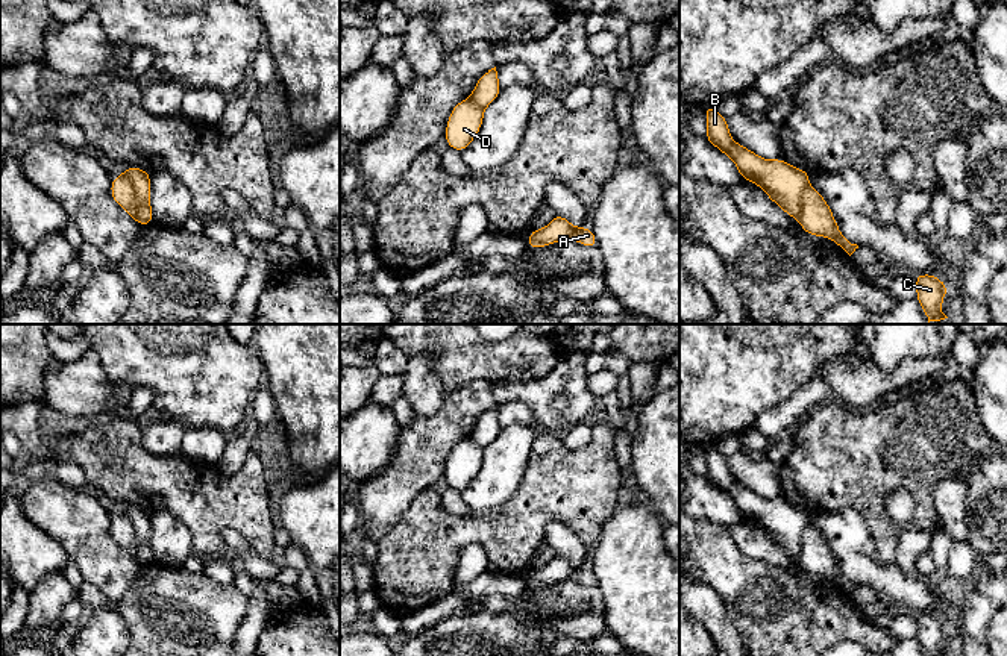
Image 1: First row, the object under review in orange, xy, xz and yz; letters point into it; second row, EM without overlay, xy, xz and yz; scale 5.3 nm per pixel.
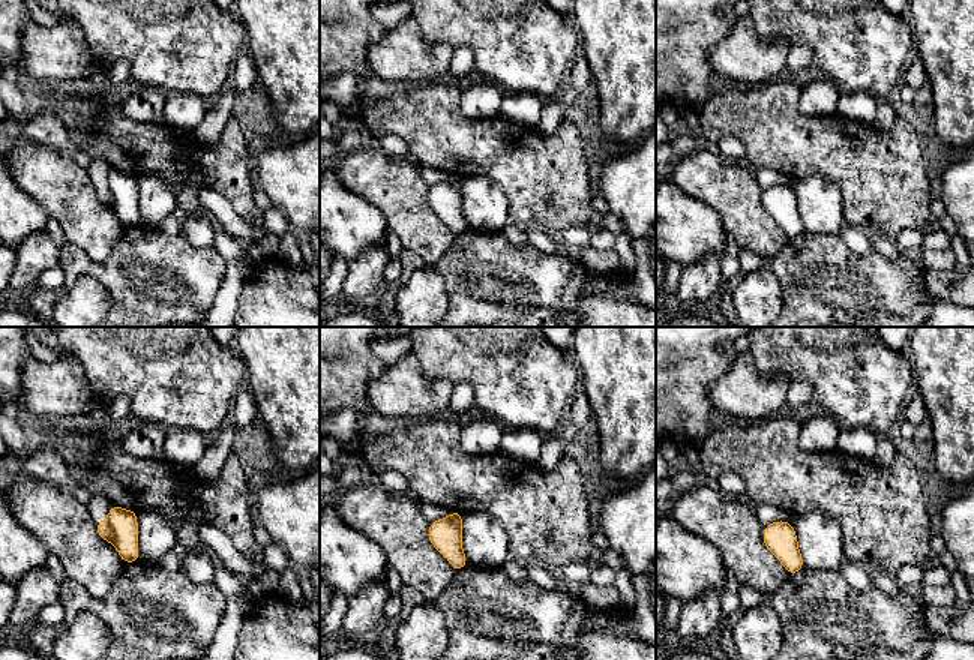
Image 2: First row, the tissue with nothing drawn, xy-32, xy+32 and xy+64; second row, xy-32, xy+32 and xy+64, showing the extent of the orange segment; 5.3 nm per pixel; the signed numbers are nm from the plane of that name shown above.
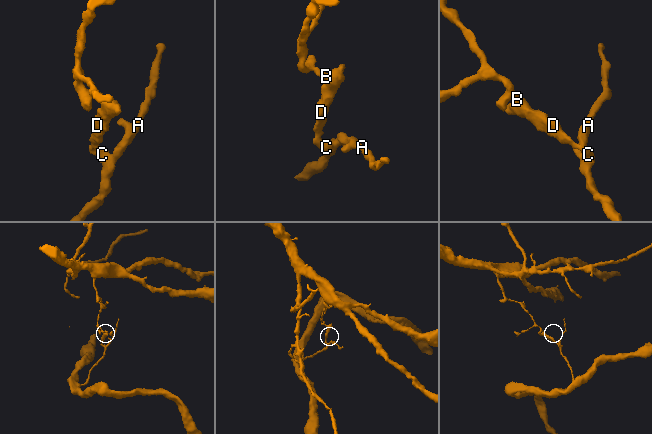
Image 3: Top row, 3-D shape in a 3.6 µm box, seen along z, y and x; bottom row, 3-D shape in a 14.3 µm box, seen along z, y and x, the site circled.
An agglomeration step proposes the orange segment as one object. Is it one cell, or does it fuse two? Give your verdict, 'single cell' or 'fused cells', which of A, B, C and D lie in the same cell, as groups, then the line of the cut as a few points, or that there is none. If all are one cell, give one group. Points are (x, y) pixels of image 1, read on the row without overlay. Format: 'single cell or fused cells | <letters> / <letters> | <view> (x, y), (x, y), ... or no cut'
fused cells | A C D / B | xy (125, 512), (135, 532), (137, 555), (144, 564)

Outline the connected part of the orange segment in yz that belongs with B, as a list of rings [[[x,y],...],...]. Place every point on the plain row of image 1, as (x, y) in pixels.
[[[711,444],[704,447],[708,471],[705,479],[725,492],[737,506],[742,518],[760,526],[766,535],[795,559],[801,556],[801,536],[810,514],[781,498],[764,498],[737,483],[728,461]]]

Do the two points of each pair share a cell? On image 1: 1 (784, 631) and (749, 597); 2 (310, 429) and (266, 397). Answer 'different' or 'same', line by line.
1: same
2: different

